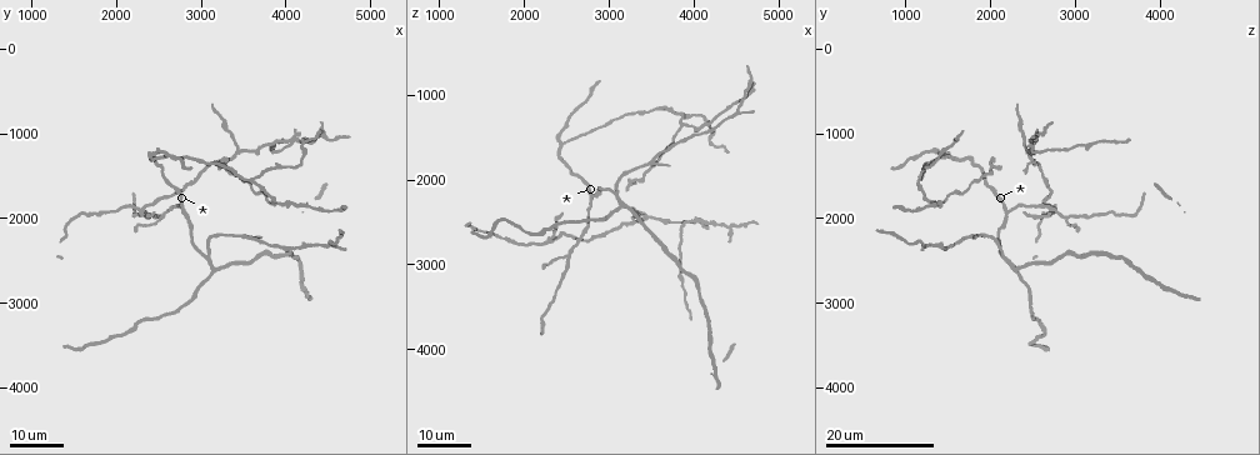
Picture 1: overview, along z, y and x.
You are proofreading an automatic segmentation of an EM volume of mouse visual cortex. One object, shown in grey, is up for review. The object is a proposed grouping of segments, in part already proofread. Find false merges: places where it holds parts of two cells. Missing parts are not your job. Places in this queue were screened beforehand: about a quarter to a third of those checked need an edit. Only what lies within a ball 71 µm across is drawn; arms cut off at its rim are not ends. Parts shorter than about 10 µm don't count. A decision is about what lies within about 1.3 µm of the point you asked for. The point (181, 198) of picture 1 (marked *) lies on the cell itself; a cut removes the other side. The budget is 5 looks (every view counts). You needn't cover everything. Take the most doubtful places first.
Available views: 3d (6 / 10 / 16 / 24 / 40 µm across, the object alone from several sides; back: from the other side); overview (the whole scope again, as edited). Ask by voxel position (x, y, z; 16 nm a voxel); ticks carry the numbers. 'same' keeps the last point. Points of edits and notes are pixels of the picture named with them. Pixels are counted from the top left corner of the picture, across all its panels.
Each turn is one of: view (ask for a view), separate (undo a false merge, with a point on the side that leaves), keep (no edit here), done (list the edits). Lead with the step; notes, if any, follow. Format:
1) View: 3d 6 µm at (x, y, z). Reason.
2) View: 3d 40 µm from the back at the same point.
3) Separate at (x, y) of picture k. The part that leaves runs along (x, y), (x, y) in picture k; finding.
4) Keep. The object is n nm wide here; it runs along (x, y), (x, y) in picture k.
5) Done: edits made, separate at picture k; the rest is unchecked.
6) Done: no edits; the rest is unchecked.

View: 3d 16 µm at (4050, 1100, 2500). Arms part here.

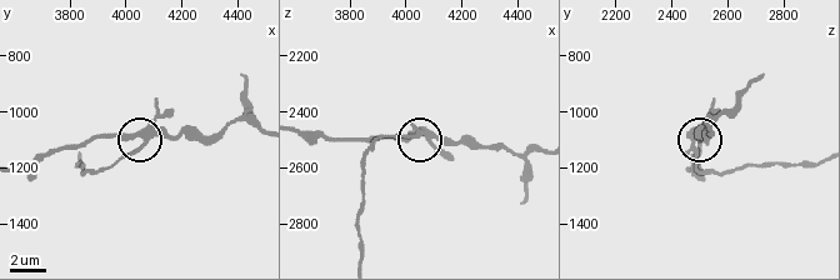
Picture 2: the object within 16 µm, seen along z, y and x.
View: 3d 10 µm at (4060, 1120, 2470).

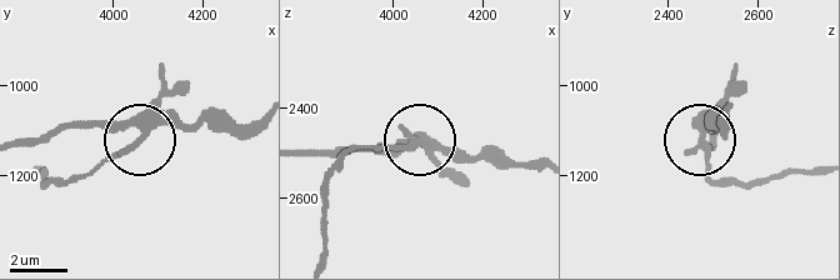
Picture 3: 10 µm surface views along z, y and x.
Separate at (109, 156) of picture 3. The part that leaves runs along (705, 136), (705, 170), (713, 178), (776, 180), (813, 173) in picture 3; two cells meet here.

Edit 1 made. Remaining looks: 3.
View: overview.

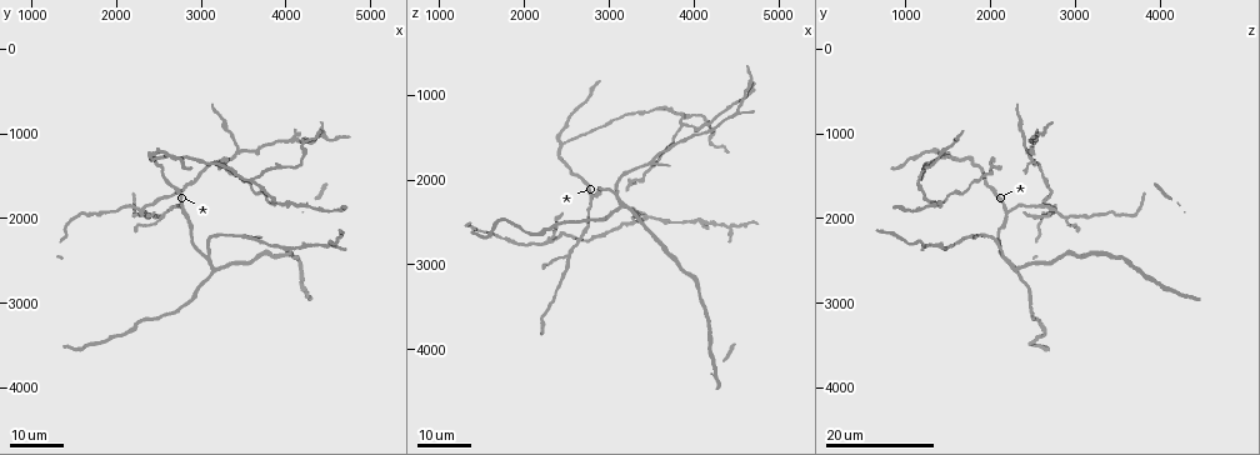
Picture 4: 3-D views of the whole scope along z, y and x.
View: 3d 16 µm at (2700, 1850, 2650). Thin arm on a thick one.

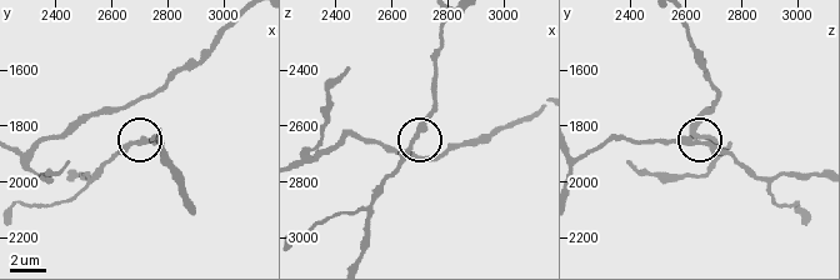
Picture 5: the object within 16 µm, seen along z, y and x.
View: 3d 6 µm at (2660, 1860, 2680). Closer look.

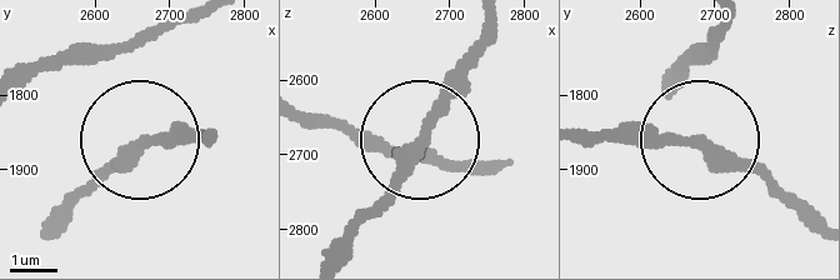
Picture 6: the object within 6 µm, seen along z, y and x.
Keep. It runs along (491, 28), (408, 171), (340, 239) in picture 6; continuous, no second cell.

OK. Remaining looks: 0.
Done: edits made, separate at picture 3; the rest is unchecked.

